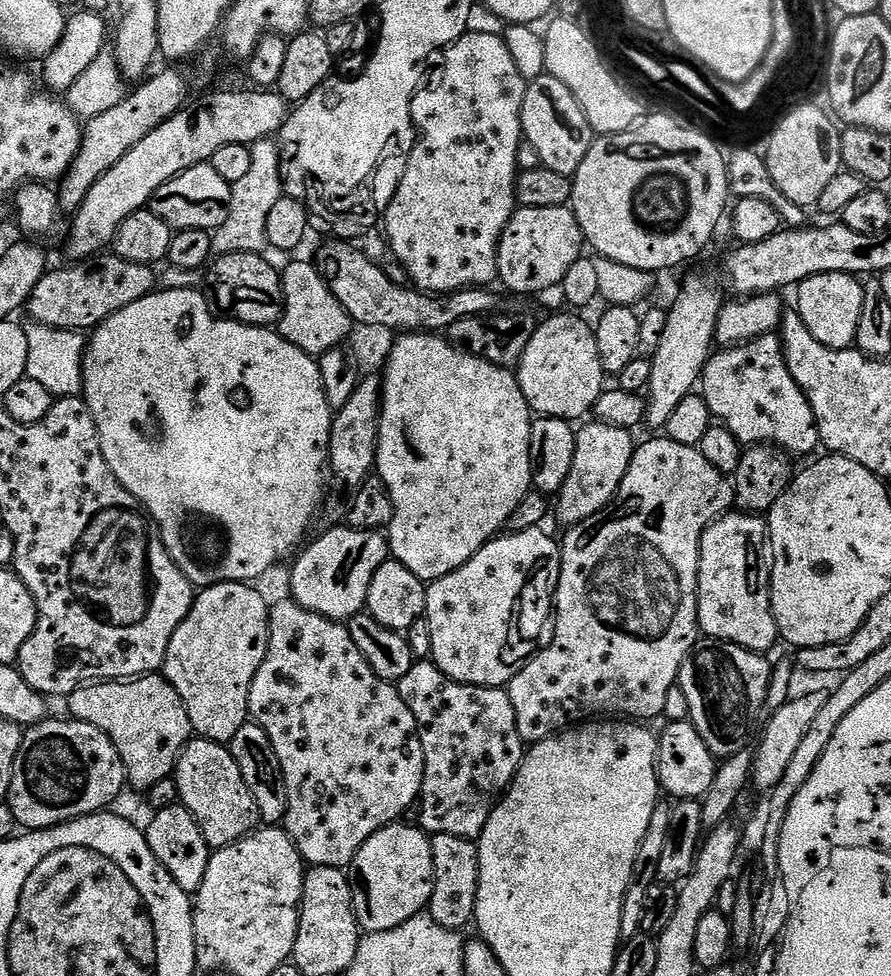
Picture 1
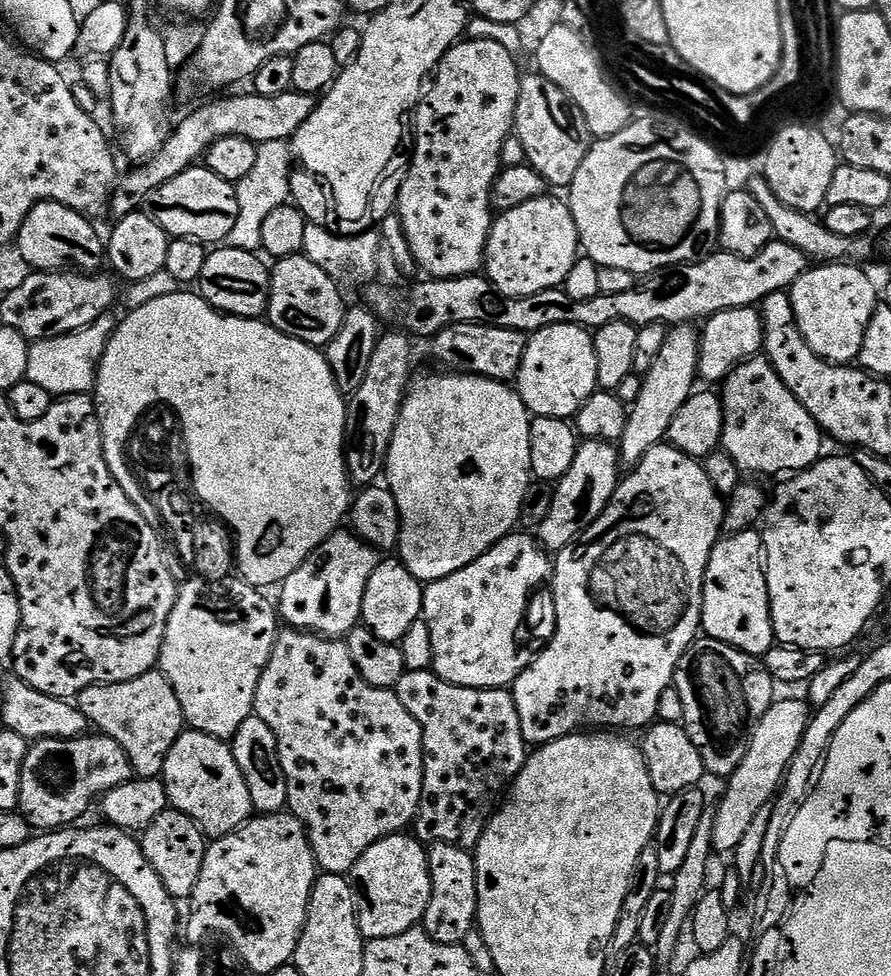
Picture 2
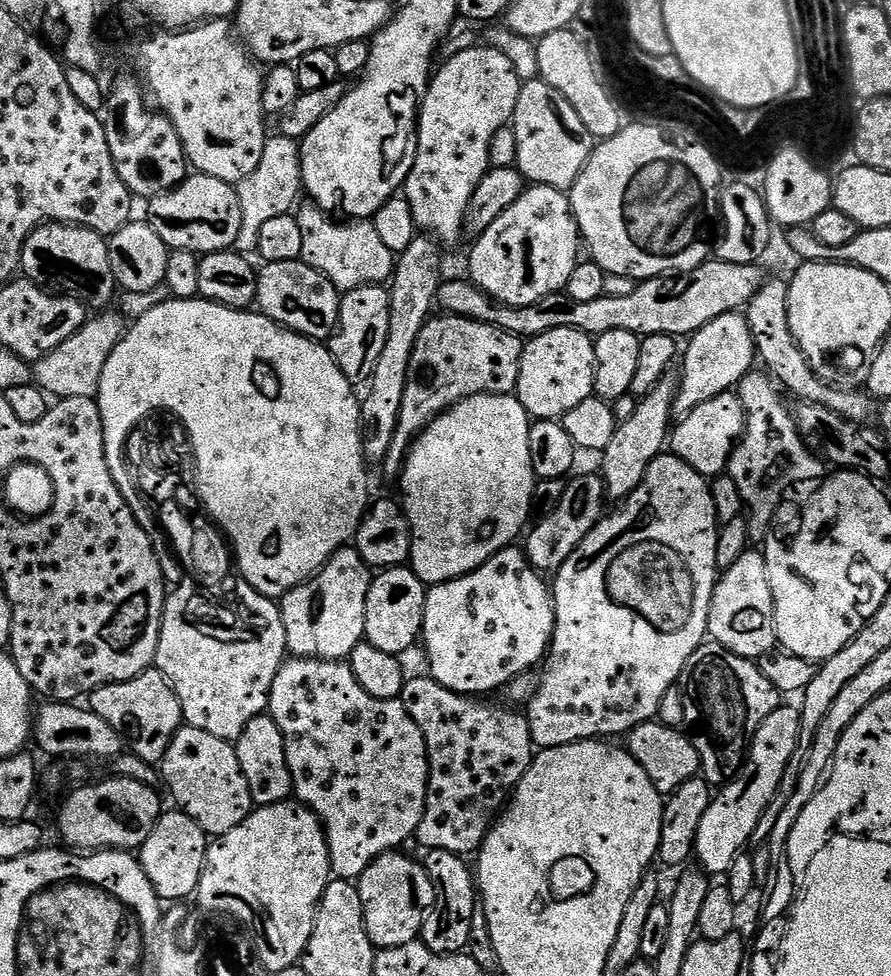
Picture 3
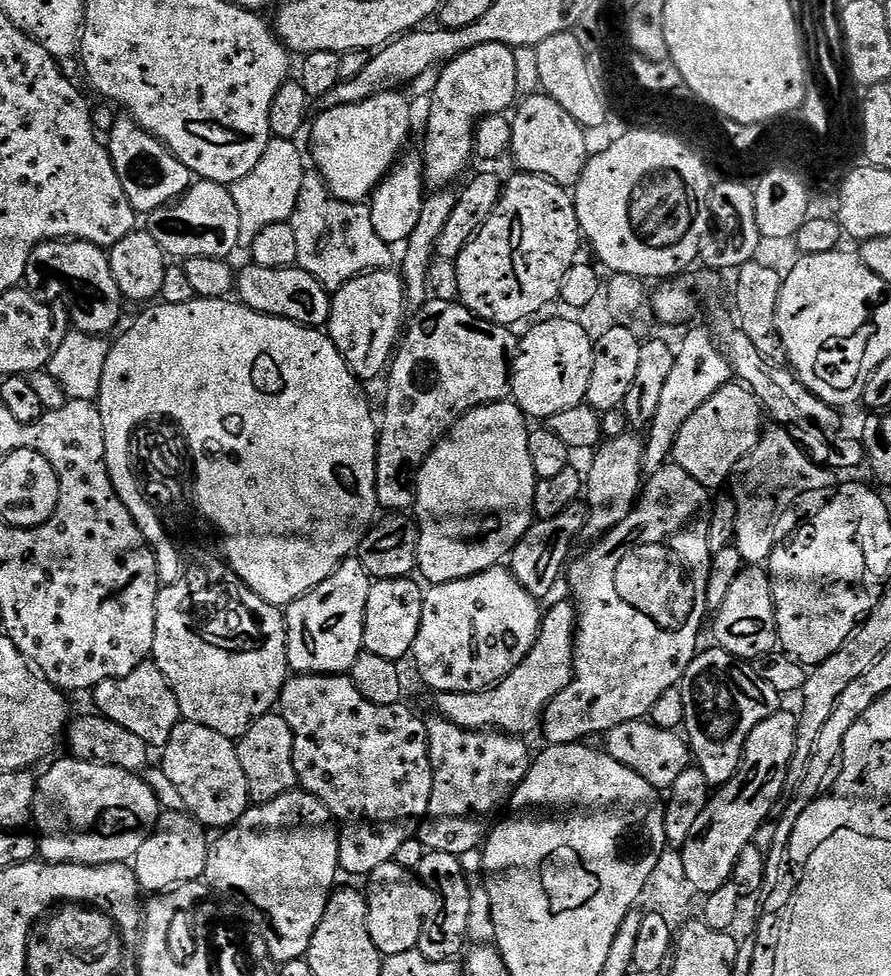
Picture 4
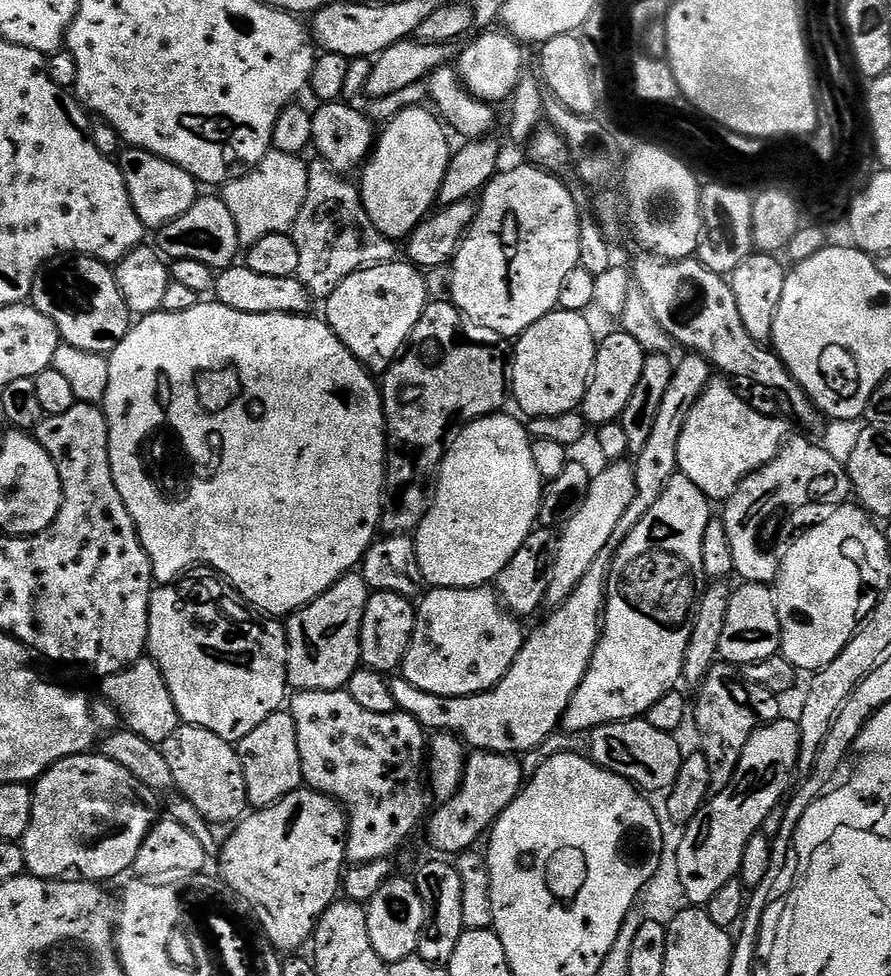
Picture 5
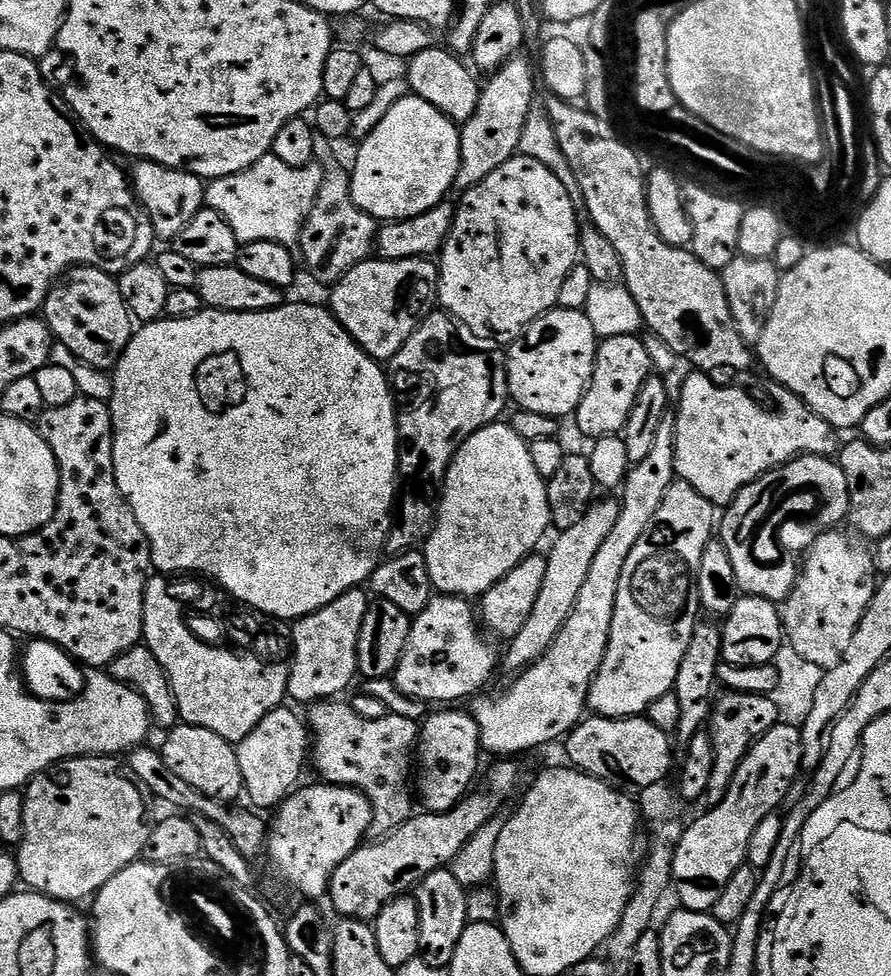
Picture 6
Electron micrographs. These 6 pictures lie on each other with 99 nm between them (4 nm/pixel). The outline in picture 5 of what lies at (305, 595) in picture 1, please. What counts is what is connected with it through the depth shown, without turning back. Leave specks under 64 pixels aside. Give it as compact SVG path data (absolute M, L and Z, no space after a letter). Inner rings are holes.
M349 574L334 582L330 590L311 600L299 612L287 617L288 683L293 689L309 692L343 689L347 685L362 664L360 631L369 595L370 589L363 575Z

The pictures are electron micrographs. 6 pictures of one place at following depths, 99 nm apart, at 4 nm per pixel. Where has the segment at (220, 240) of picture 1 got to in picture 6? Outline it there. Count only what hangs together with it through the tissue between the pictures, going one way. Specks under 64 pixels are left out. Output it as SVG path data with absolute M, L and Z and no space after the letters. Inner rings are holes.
M269 154L238 174L220 176L211 181L206 188L206 204L226 218L240 244L278 242L296 246L318 198L323 174L320 164L316 162L295 168L286 166L282 158Z

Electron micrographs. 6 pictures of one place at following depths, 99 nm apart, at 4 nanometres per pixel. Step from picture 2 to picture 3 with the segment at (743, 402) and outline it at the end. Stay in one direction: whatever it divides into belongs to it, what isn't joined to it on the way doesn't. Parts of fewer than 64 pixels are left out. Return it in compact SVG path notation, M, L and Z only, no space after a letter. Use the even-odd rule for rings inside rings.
M751 370L739 382L738 395L744 407L744 435L728 459L726 469L726 475L734 478L738 494L744 499L748 535L758 542L763 541L773 527L772 519L776 516L780 495L791 484L800 484L803 480L819 481L826 472L825 465L804 443L803 436L796 428L793 413L780 397L781 389L771 376L760 372Z

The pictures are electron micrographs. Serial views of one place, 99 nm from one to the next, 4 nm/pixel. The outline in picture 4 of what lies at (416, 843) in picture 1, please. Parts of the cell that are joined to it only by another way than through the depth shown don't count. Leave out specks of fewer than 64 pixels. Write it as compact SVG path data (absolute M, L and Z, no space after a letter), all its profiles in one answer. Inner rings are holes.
M400 862L383 864L367 877L368 929L374 946L381 957L417 951L424 925L435 917L438 898L421 882L415 871L406 869Z

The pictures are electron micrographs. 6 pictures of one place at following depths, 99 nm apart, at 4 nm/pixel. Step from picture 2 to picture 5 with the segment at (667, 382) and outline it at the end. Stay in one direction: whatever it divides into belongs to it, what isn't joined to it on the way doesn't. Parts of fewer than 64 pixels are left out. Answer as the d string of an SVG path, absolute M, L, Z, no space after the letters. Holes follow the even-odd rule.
M599 472L593 479L593 487L589 488L582 506L579 507L574 518L564 525L559 533L560 545L556 548L556 557L550 560L550 575L548 577L548 589L544 595L544 604L549 609L557 608L566 598L574 592L574 586L582 582L586 570L594 566L594 558L598 558L600 552L608 548L610 538L618 526L618 518L626 514L630 503L636 493L636 477L619 476L616 472Z

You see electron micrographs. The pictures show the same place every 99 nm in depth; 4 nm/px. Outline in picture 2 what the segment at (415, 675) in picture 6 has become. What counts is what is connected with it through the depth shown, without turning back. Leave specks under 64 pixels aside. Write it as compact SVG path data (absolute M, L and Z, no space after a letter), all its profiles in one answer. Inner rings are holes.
M519 534L503 536L482 558L470 562L470 566L425 587L422 620L425 625L428 623L428 644L432 647L430 668L446 682L463 688L507 689L527 670L528 659L535 657L552 639L556 632L552 597L554 560L533 537L532 540Z

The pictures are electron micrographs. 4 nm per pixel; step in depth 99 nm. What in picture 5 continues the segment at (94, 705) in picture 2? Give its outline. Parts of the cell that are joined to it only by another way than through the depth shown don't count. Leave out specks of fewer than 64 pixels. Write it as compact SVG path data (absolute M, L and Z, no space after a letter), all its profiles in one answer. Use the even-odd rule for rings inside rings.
M141 658L121 672L115 672L99 681L105 701L116 709L123 727L129 732L146 738L150 743L163 746L166 738L181 726L180 715L174 706L174 698L166 686L162 670L150 658Z

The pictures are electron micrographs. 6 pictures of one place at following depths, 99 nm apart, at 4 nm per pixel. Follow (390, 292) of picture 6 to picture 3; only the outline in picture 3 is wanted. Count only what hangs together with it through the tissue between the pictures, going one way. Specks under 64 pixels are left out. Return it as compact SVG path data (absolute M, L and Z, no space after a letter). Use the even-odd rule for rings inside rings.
M361 283L349 287L341 295L336 331L330 337L330 351L334 362L353 386L367 385L378 364L378 354L382 354L382 346L386 346L386 334L390 330L388 293L389 289L379 283Z

